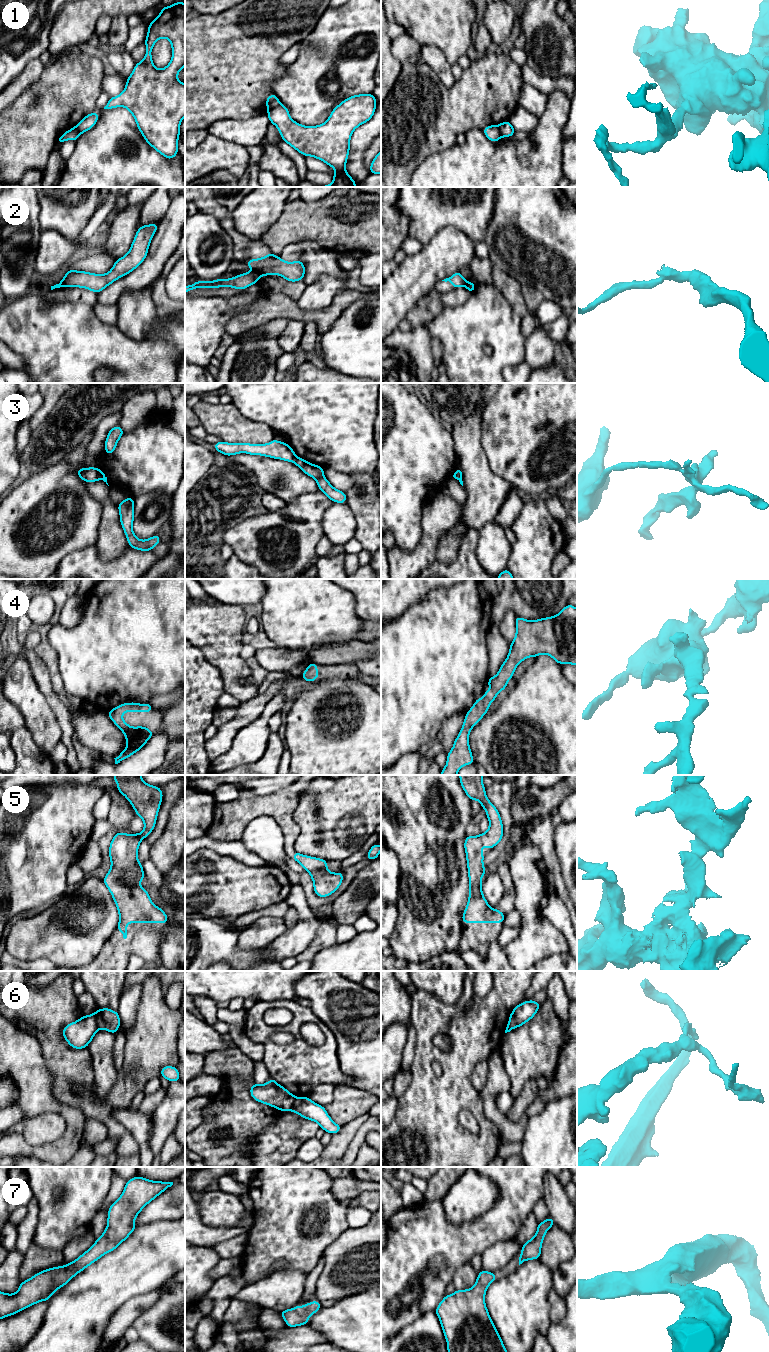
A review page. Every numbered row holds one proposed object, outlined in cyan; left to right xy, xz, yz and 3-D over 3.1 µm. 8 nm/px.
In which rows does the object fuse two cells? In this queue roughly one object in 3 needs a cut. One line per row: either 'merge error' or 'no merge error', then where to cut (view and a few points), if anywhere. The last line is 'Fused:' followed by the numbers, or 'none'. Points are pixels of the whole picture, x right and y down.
1: merge error; cut in xz along (280, 103), (268, 110)
2: merge error; cut in xz along (255, 270), (261, 275)
3: merge error; cut in xy along (98, 469), (100, 478)
4: no merge error; no cut
5: no merge error; no cut
6: merge error; cut in xy along (93, 1014), (100, 1027)
7: no merge error; no cut
Fused: 1, 2, 3, 6

